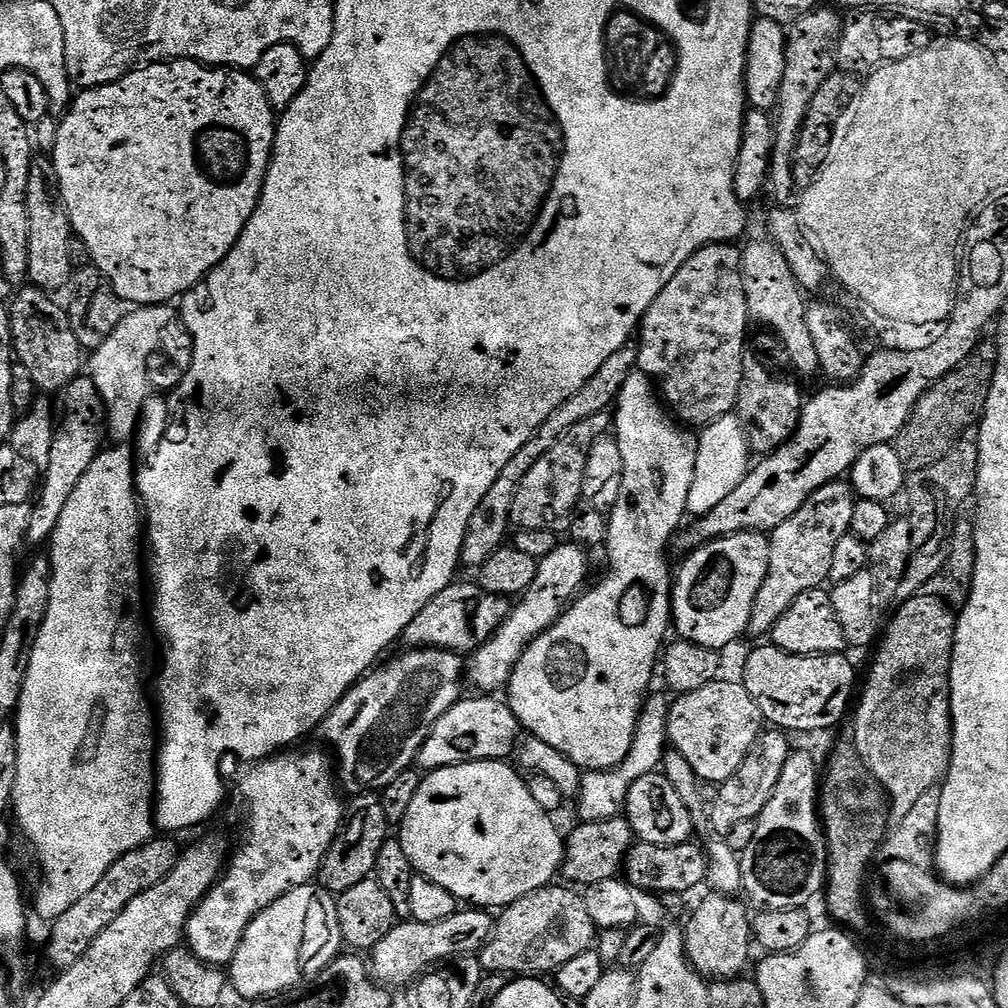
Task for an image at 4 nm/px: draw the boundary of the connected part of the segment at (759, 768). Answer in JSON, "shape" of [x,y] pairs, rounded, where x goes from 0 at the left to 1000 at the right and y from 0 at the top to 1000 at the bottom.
{"shape":[[[759,725],[747,740],[746,747],[740,752],[737,760],[719,778],[713,779],[712,794],[704,798],[704,817],[707,822],[710,820],[714,824],[711,826],[721,827],[733,816],[750,813],[756,808],[756,804],[764,796],[768,784],[772,784],[772,772],[776,772],[776,764],[780,764],[780,756],[788,745],[787,739],[782,739],[781,733],[783,734],[783,731],[777,725]]]}

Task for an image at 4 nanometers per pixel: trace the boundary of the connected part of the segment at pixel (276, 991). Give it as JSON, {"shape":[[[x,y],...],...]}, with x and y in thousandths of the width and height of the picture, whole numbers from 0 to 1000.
{"shape":[[[313,876],[289,881],[284,888],[276,891],[276,895],[253,909],[248,919],[244,919],[244,927],[228,957],[229,983],[243,988],[247,994],[253,994],[274,990],[293,981],[290,979],[298,972],[298,947],[302,944],[302,932],[306,929],[306,916],[309,913],[313,916],[315,943],[325,944],[332,937],[338,936],[339,923],[335,919],[333,889]]]}

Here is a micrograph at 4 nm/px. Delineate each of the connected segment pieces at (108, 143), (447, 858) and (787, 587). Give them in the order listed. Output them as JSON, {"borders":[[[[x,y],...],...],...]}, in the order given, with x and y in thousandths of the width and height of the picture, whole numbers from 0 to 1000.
{"borders":[[[[194,60],[150,63],[144,67],[136,66],[112,83],[82,88],[67,104],[66,111],[63,112],[61,119],[63,120],[56,131],[56,140],[52,143],[52,155],[50,154],[50,166],[58,184],[58,193],[63,199],[63,207],[67,209],[72,231],[83,241],[85,248],[89,248],[93,265],[110,280],[127,304],[167,302],[174,294],[175,297],[182,295],[184,290],[198,281],[222,259],[224,252],[236,240],[244,220],[258,203],[276,122],[275,112],[266,100],[266,95],[253,74],[245,70],[197,63]]],[[[479,754],[478,756],[442,760],[424,767],[417,775],[415,788],[411,788],[411,796],[407,796],[407,804],[403,804],[403,812],[395,818],[395,832],[399,835],[399,843],[403,843],[403,851],[407,851],[410,866],[427,871],[427,875],[435,875],[435,879],[446,883],[446,887],[450,887],[453,894],[460,896],[461,893],[461,898],[471,899],[477,903],[499,903],[505,901],[510,895],[545,880],[551,874],[548,872],[557,868],[562,833],[558,825],[556,829],[556,825],[548,813],[551,813],[545,806],[538,804],[538,800],[534,800],[534,796],[530,796],[521,771],[507,757],[498,754]]],[[[836,475],[825,477],[815,482],[788,510],[788,514],[780,514],[776,522],[772,522],[762,532],[762,564],[756,577],[756,585],[752,585],[752,593],[748,597],[748,605],[744,609],[741,630],[761,632],[766,622],[788,601],[788,597],[796,589],[814,582],[821,575],[823,557],[827,554],[827,545],[835,534],[845,526],[847,502],[850,491],[844,479]]]]}

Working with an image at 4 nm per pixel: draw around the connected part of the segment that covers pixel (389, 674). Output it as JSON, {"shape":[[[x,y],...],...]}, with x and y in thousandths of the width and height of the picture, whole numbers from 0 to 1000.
{"shape":[[[411,643],[401,645],[398,651],[391,652],[386,659],[380,659],[356,675],[330,700],[329,707],[321,713],[319,719],[321,734],[326,738],[324,741],[331,747],[335,759],[336,781],[342,787],[376,787],[387,780],[387,776],[391,776],[395,768],[410,761],[413,749],[419,744],[419,736],[423,736],[427,724],[431,724],[431,716],[435,716],[435,712],[438,712],[438,708],[442,708],[442,704],[446,704],[446,700],[450,700],[458,692],[459,687],[456,686],[460,679],[462,683],[462,655],[455,647],[441,643]]]}

